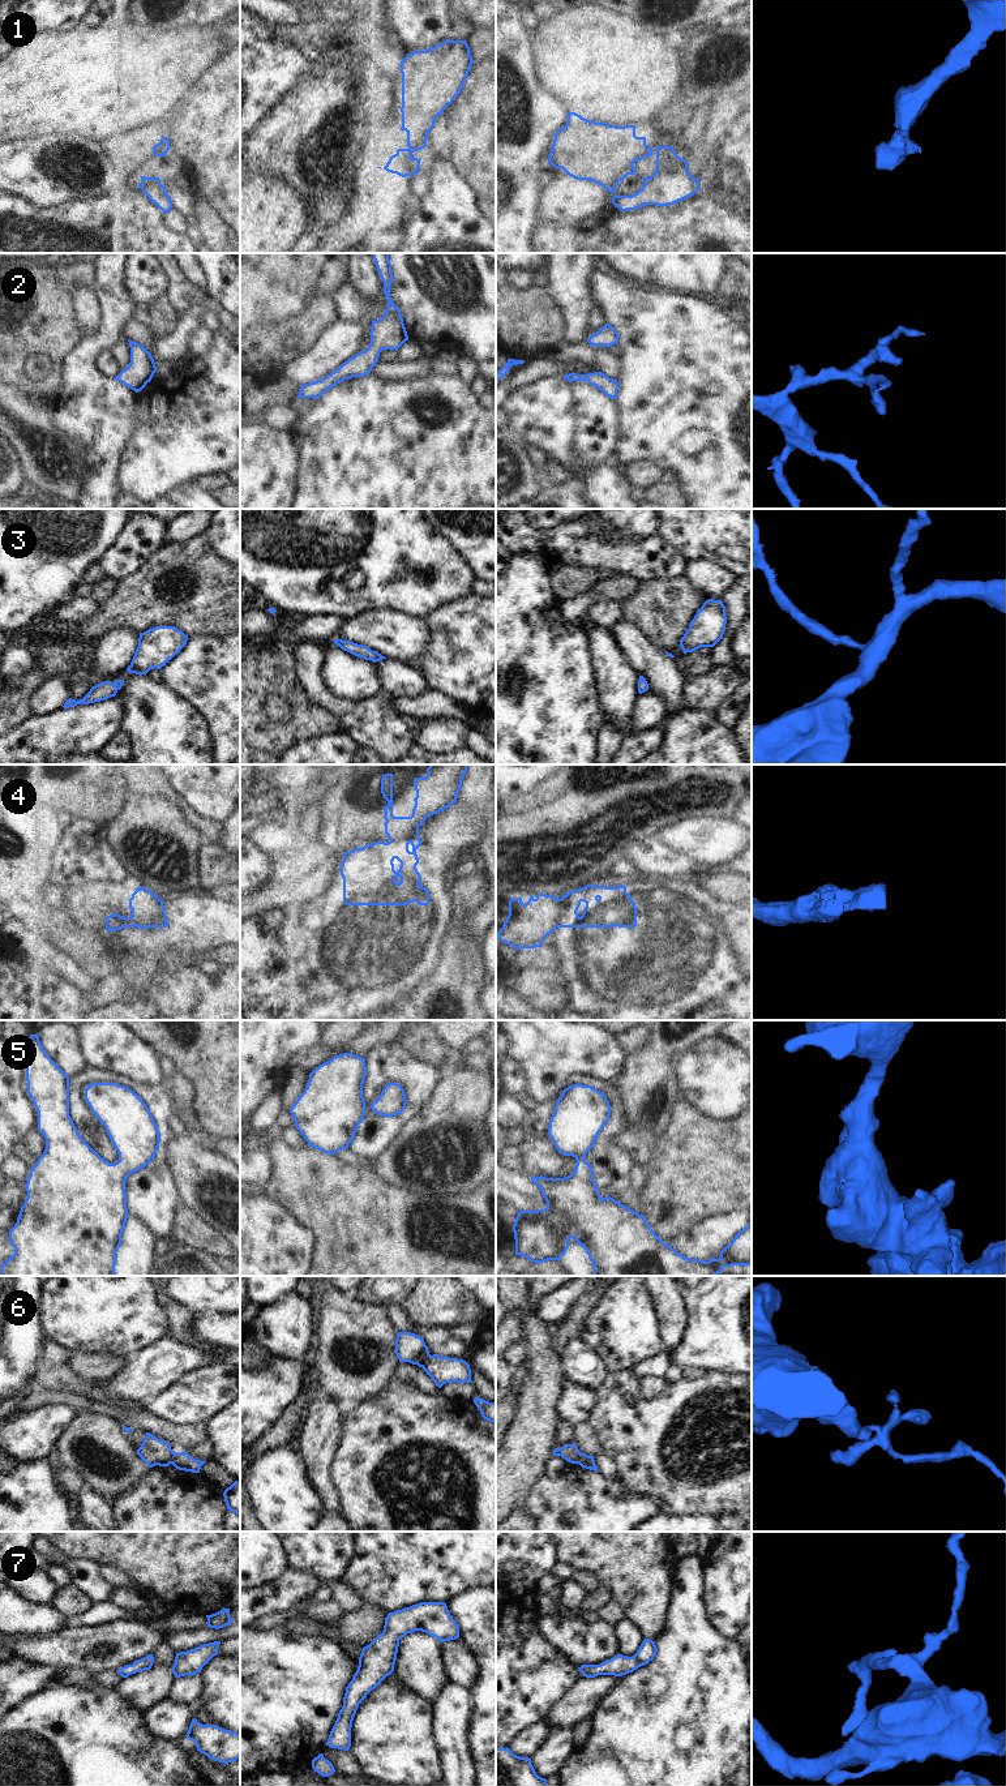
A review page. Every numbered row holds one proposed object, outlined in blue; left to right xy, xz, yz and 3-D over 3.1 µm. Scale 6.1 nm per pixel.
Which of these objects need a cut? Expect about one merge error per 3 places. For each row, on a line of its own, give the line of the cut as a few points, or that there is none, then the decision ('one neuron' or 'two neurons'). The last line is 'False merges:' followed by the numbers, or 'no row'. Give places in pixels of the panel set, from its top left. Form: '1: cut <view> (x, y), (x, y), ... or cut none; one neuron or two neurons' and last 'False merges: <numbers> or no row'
1: cut xz (409, 146), (415, 149); two neurons
2: cut none; one neuron
3: cut none; one neuron
4: cut xz (418, 826), (410, 836), (390, 842); two neurons
5: cut none; one neuron
6: cut xz (429, 1354), (420, 1366); two neurons
7: cut none; one neuron
False merges: 1, 4, 6

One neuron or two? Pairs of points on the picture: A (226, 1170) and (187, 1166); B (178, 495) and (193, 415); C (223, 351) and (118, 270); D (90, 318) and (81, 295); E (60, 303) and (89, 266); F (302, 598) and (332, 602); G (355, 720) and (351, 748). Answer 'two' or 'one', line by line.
A: one
B: two
C: two
D: one
E: two
F: one
G: two

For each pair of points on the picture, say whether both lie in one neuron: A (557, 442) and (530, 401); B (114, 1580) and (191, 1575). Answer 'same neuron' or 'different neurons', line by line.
A: same neuron
B: different neurons

